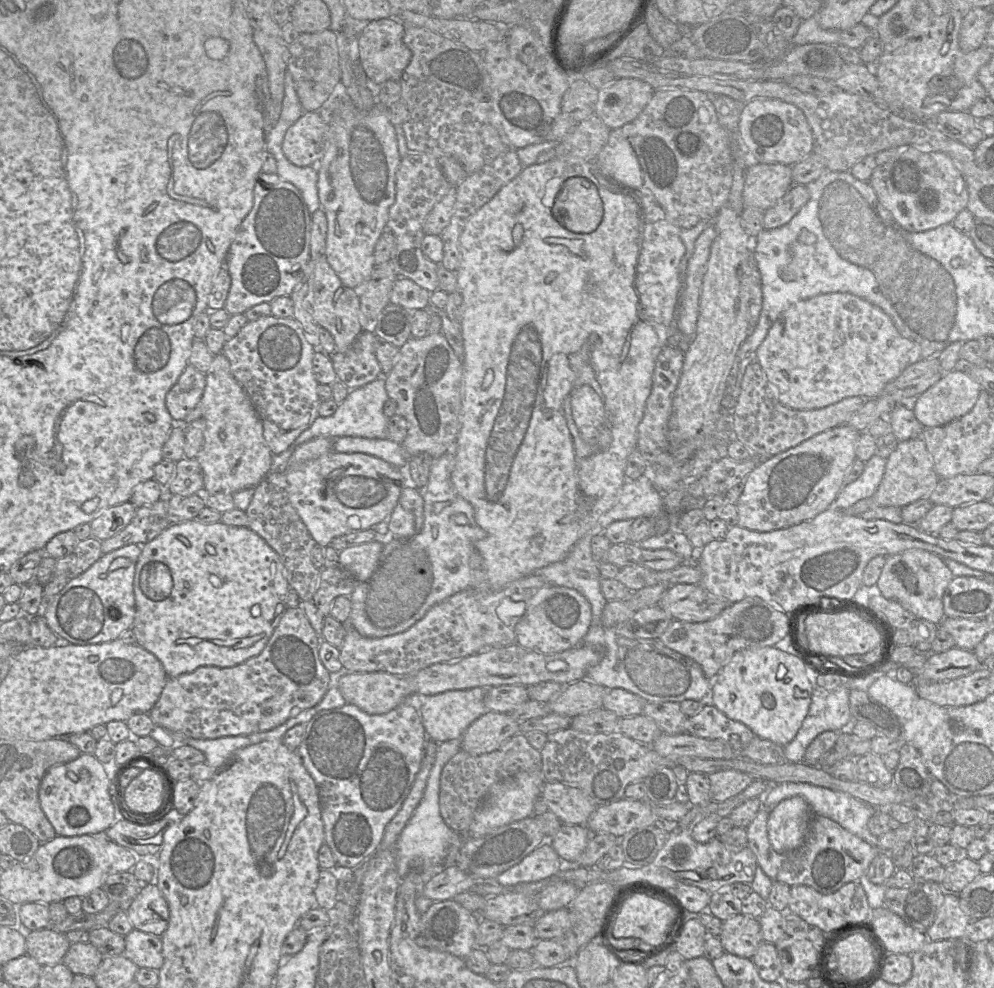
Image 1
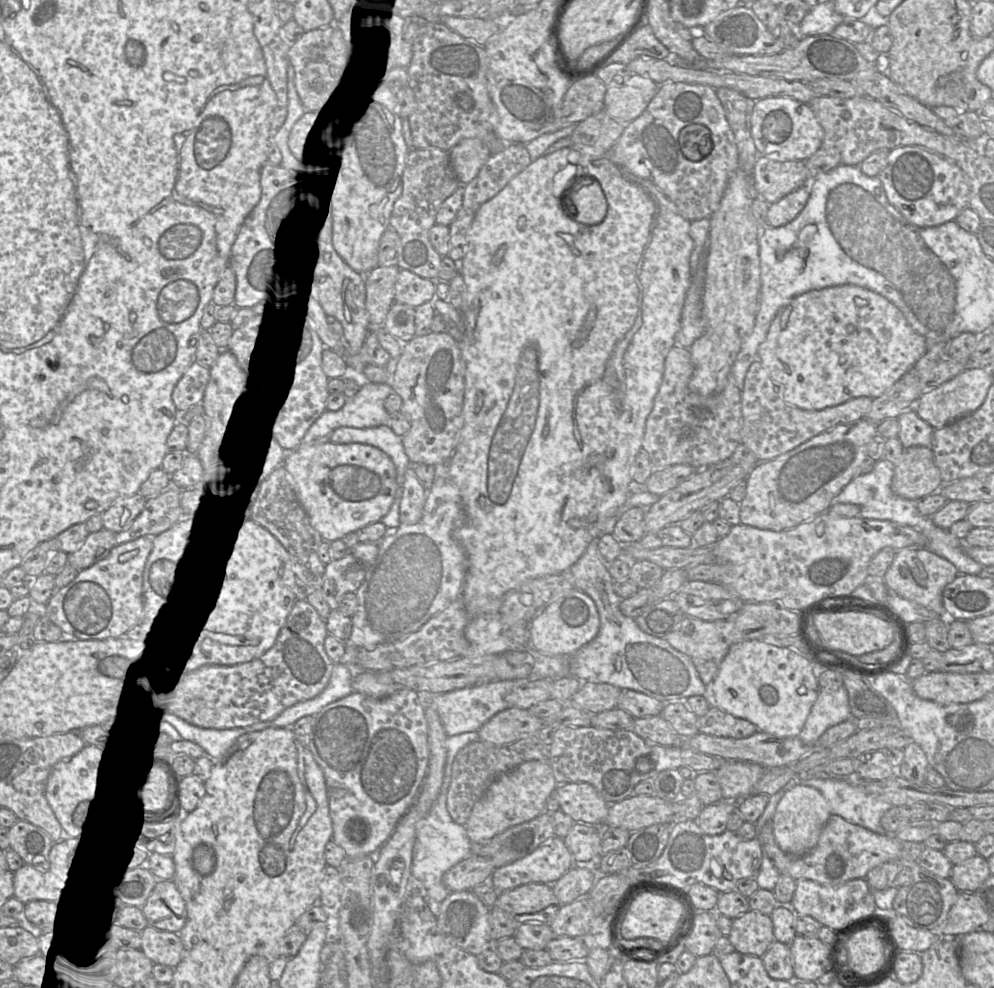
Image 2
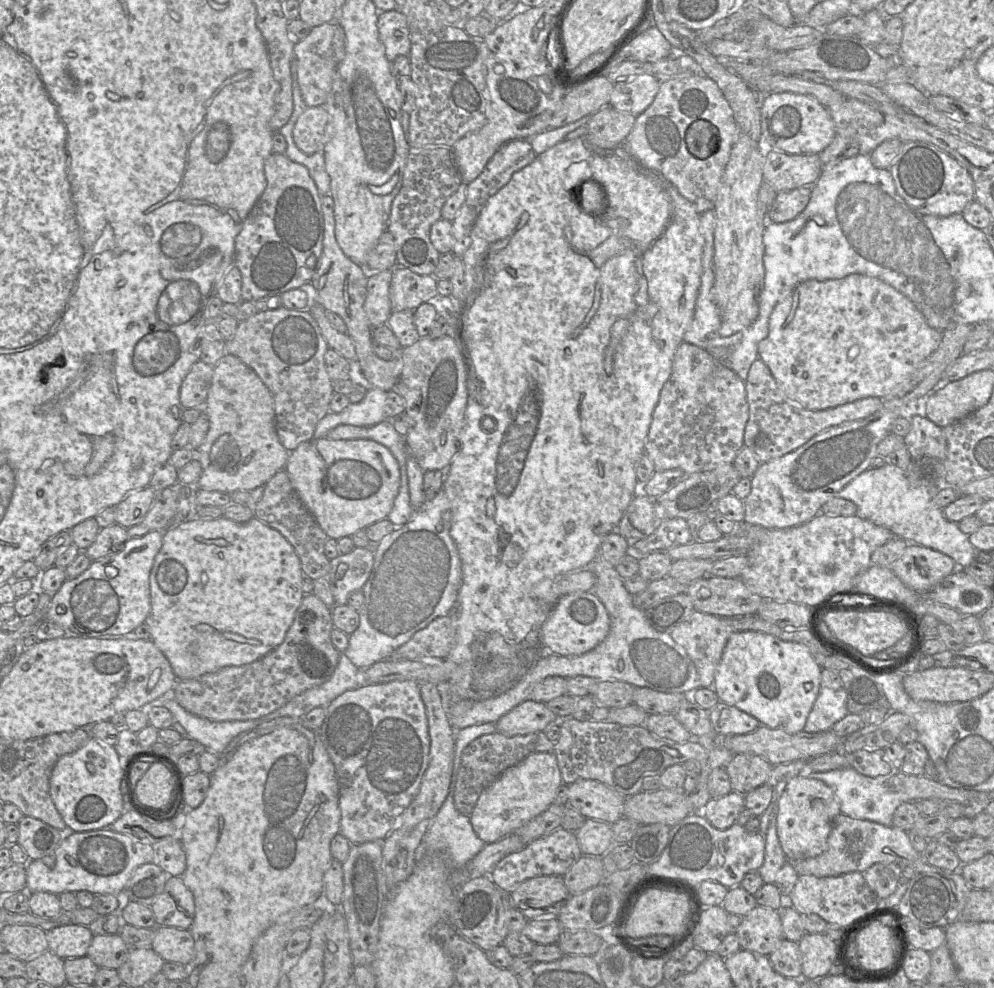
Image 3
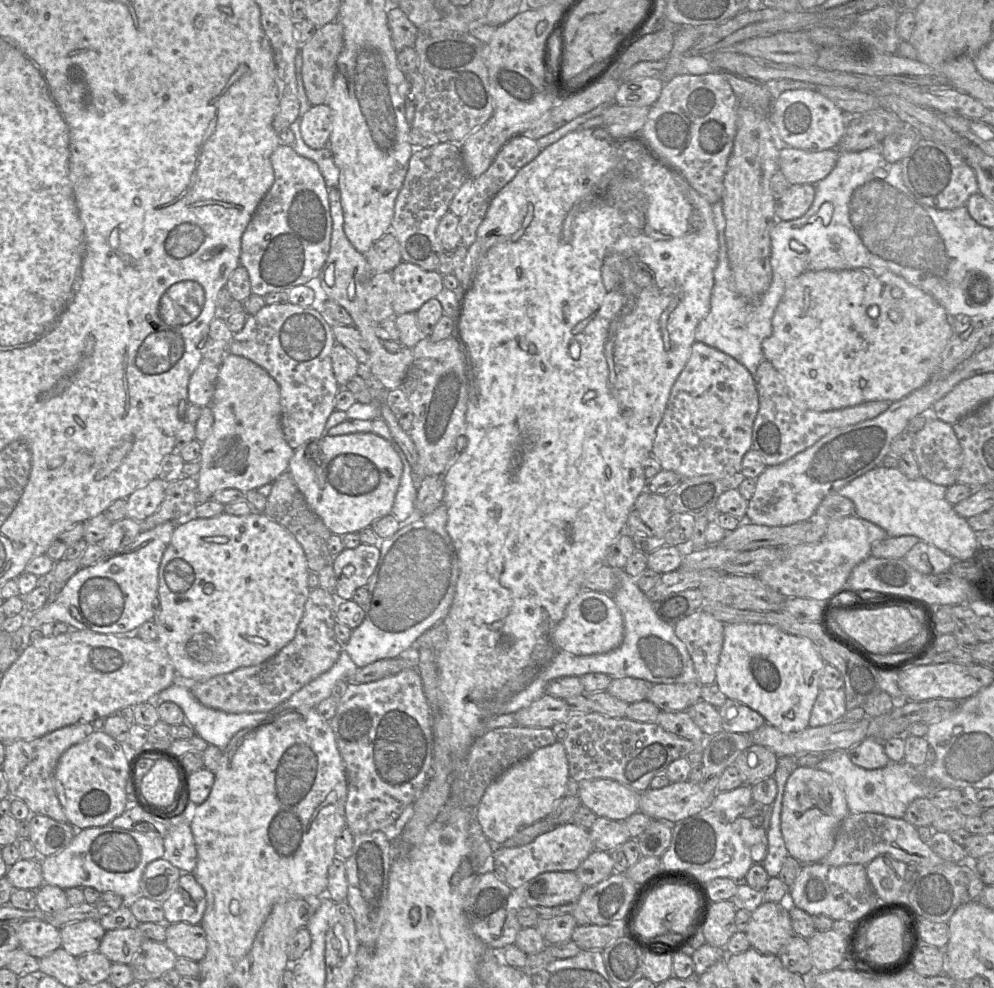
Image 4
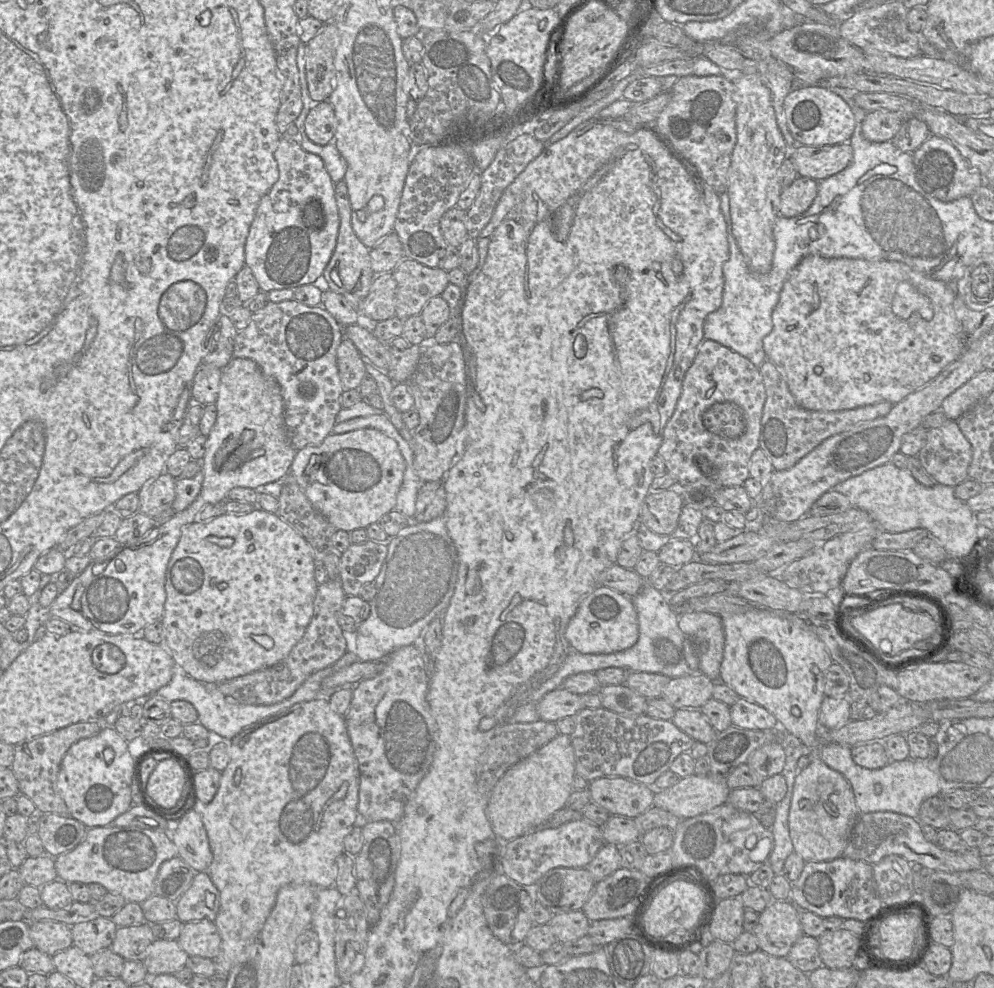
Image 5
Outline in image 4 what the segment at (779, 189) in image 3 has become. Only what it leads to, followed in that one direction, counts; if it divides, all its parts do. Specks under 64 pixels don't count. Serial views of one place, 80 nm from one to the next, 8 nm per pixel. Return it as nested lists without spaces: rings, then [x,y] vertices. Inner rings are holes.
[[[784,147],[779,154],[779,170],[792,186],[816,185],[832,172],[839,157],[837,149],[812,152]]]

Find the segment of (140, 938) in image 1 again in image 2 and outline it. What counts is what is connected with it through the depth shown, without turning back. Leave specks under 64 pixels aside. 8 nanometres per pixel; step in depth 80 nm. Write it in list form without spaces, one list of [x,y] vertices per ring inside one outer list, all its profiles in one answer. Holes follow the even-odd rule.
[[[147,926],[141,931],[140,950],[154,963],[175,967],[182,958],[183,943],[176,932]]]

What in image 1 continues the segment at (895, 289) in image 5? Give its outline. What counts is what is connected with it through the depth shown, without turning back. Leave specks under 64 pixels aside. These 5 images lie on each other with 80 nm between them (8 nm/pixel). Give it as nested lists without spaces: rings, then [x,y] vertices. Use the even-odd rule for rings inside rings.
[[[836,292],[802,300],[789,307],[770,328],[768,335],[756,352],[756,361],[765,372],[769,384],[781,404],[796,410],[812,410],[827,407],[849,397],[863,397],[866,399],[876,397],[888,383],[897,378],[908,366],[908,353],[914,347],[914,344],[915,342],[903,337],[898,332],[891,318],[879,307],[853,294]]]

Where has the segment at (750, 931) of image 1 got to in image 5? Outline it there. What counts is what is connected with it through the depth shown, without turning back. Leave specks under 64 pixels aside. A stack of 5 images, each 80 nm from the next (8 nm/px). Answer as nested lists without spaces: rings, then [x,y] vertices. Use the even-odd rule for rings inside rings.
[[[790,900],[772,901],[761,913],[753,929],[759,950],[787,957],[794,943],[803,936],[800,909]]]

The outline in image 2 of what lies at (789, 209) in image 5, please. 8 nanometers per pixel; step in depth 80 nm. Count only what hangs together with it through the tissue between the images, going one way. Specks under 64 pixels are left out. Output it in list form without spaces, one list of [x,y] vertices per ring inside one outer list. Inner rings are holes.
[[[802,186],[771,204],[767,213],[767,226],[777,228],[791,222],[801,213],[809,198],[809,186]]]

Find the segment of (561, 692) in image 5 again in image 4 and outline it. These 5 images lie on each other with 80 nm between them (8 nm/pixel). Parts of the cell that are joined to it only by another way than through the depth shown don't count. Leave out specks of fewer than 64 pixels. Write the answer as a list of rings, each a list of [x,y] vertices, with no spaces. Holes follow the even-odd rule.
[[[549,694],[514,713],[517,726],[531,728],[552,728],[559,722],[566,722],[570,715],[566,701]]]

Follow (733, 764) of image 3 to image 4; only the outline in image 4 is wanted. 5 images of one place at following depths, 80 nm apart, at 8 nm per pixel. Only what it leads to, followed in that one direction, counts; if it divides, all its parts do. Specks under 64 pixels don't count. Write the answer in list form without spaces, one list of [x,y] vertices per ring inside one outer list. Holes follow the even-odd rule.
[[[752,745],[743,751],[735,760],[743,786],[750,786],[773,777],[778,766],[778,756],[769,748]]]

